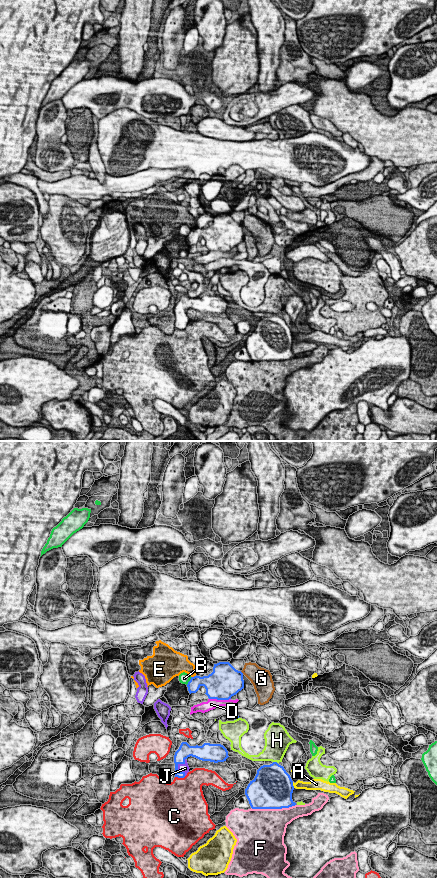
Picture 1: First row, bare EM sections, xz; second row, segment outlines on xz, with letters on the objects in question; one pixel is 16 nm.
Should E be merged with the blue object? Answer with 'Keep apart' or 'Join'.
Keep apart

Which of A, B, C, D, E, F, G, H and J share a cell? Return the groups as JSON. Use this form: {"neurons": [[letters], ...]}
{"neurons": [["A"], ["B"], ["C"], ["D"], ["E"], ["F"], ["G"], ["H"], ["J"]]}

